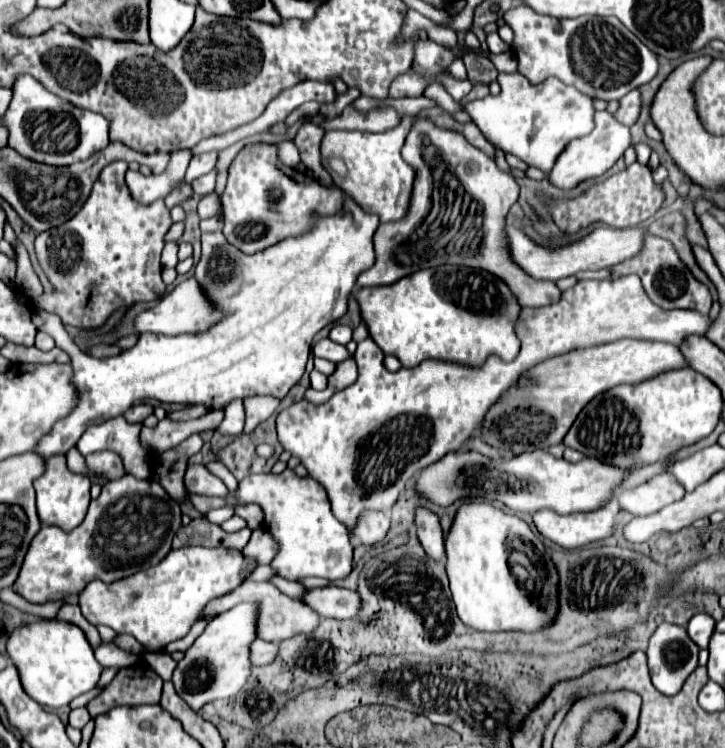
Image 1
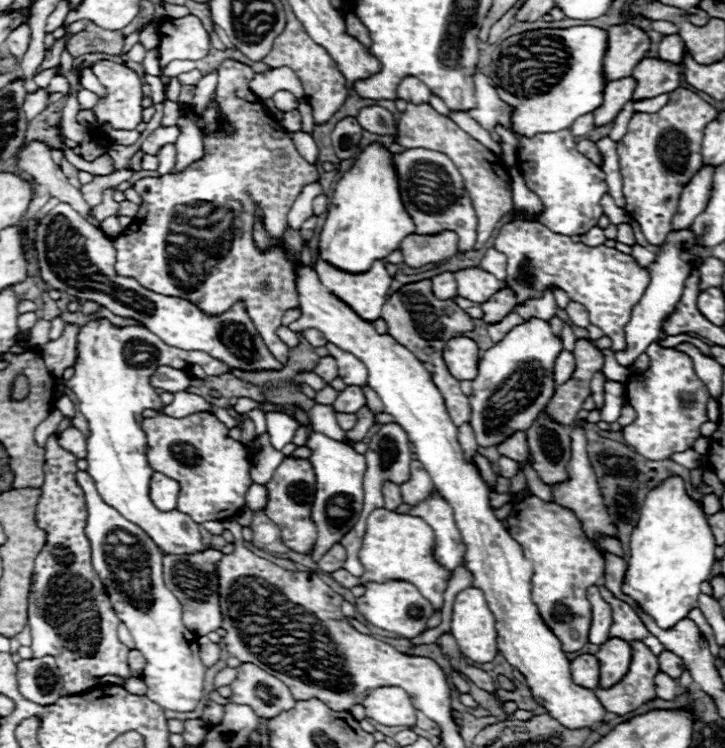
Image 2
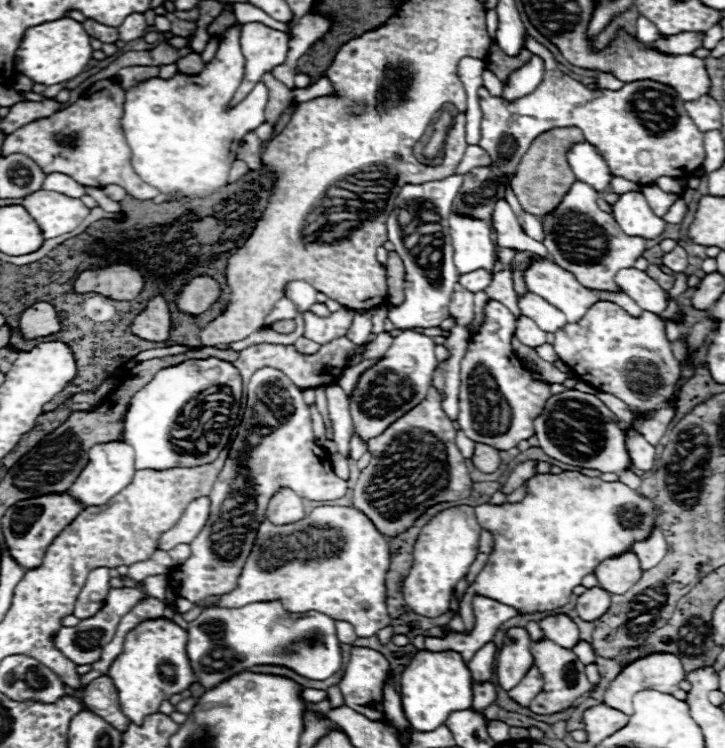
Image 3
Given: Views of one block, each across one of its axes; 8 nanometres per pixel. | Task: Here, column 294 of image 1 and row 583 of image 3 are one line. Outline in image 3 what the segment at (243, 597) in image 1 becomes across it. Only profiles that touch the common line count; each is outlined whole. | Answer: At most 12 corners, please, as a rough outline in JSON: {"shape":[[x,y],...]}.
{"shape":[[634,552],[602,560],[594,574],[600,588],[624,594],[640,580]]}

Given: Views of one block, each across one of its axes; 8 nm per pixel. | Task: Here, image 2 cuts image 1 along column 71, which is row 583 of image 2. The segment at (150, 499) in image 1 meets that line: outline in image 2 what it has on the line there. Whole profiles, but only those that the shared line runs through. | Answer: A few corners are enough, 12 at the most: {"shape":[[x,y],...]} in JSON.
{"shape":[[528,496],[506,528],[564,652],[588,642],[606,570],[568,508]]}

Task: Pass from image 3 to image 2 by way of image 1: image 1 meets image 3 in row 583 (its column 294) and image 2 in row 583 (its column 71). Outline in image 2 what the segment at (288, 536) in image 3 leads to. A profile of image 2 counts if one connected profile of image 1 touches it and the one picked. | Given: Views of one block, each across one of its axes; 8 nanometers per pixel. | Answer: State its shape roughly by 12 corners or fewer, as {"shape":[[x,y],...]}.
{"shape":[[380,508],[360,550],[364,576],[331,574],[342,588],[408,580],[434,608],[452,570],[434,558],[434,530]]}

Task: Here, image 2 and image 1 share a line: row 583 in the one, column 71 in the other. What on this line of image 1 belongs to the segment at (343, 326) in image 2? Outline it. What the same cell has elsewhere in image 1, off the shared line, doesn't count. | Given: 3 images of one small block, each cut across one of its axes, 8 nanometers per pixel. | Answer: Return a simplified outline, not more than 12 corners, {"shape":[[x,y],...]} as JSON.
{"shape":[[48,458],[34,480],[42,524],[74,530],[90,504],[88,476]]}

